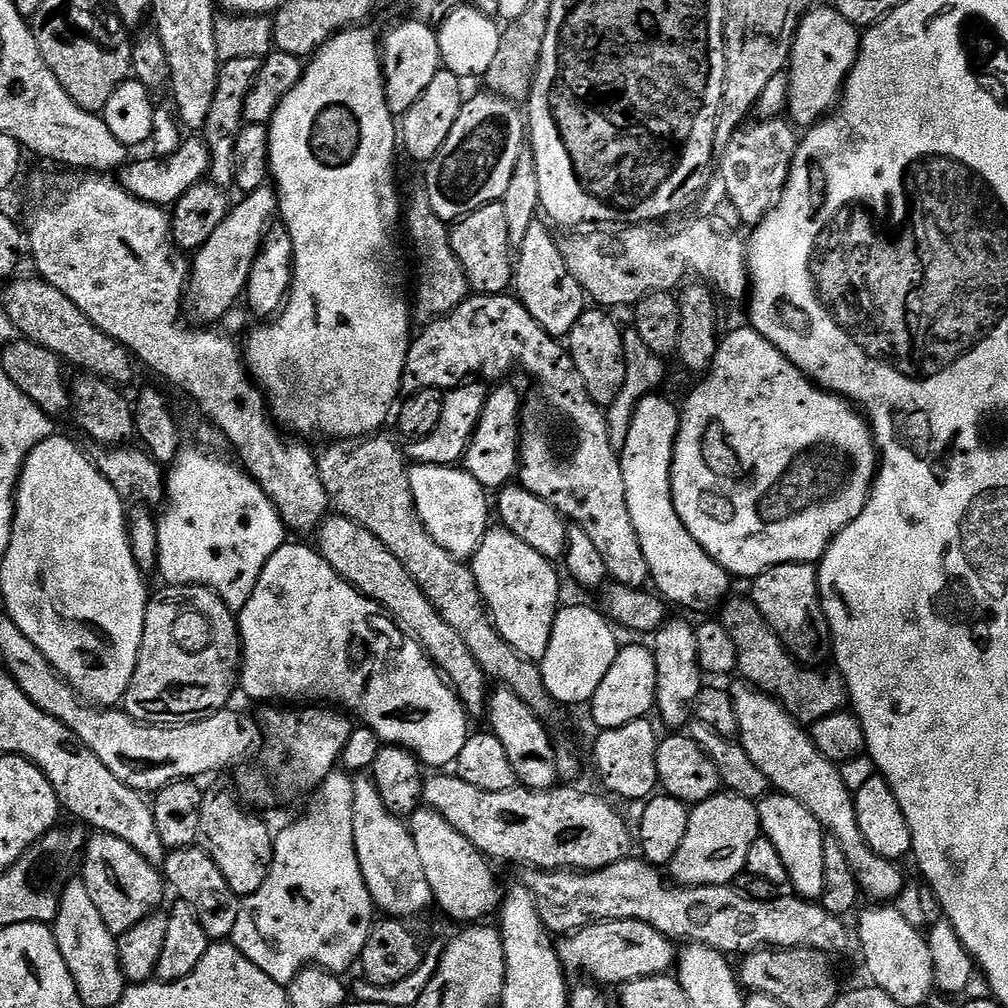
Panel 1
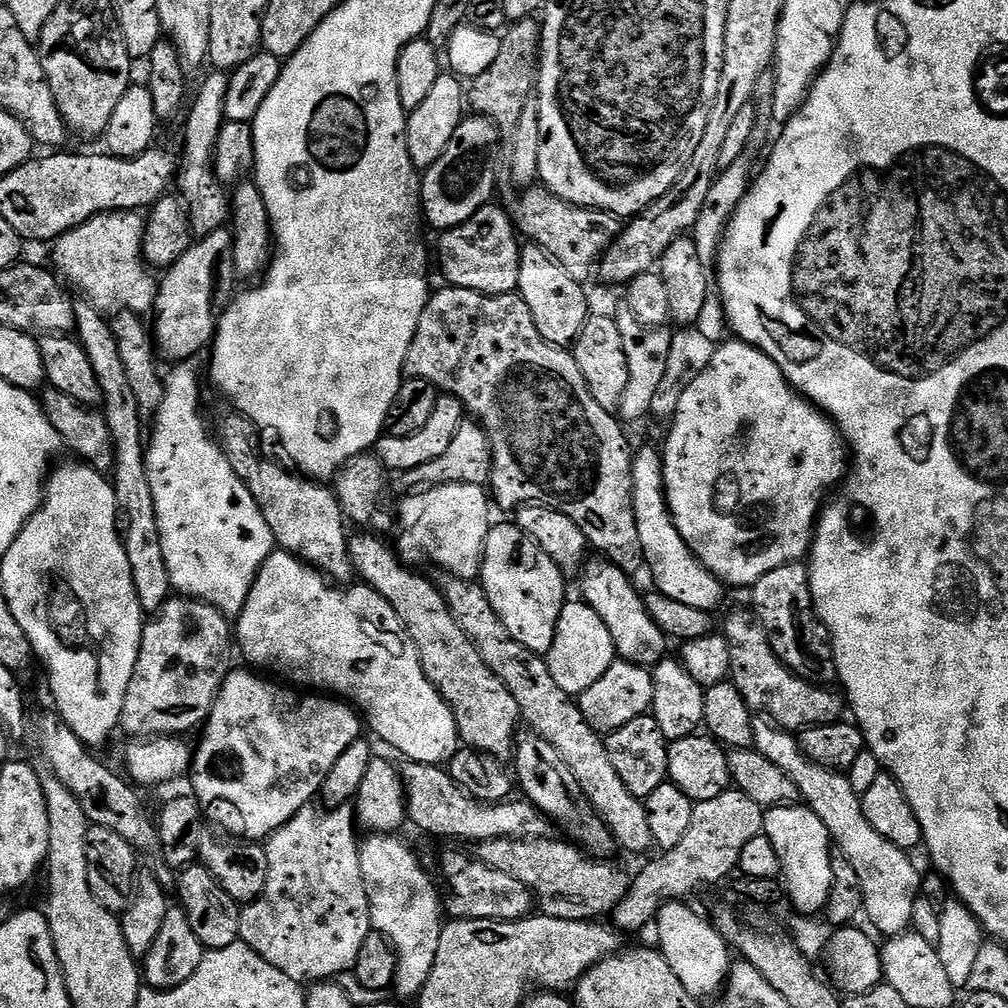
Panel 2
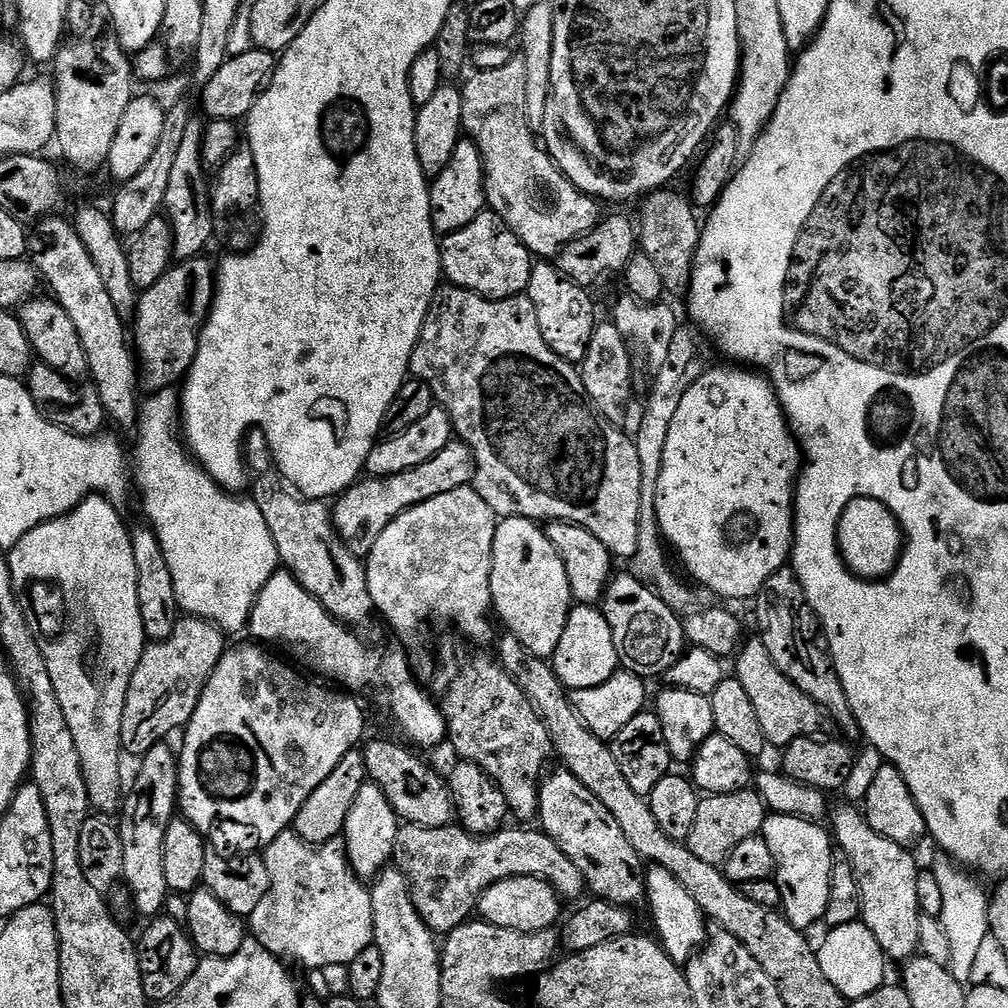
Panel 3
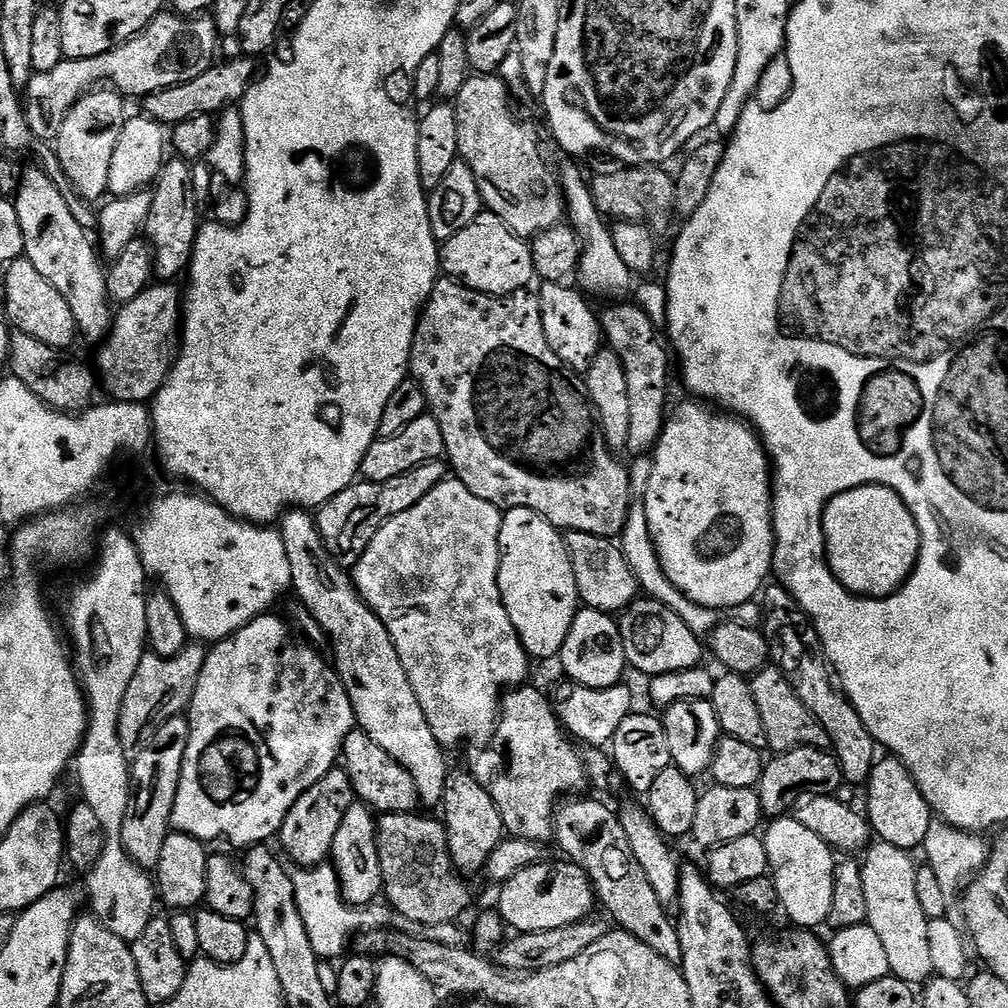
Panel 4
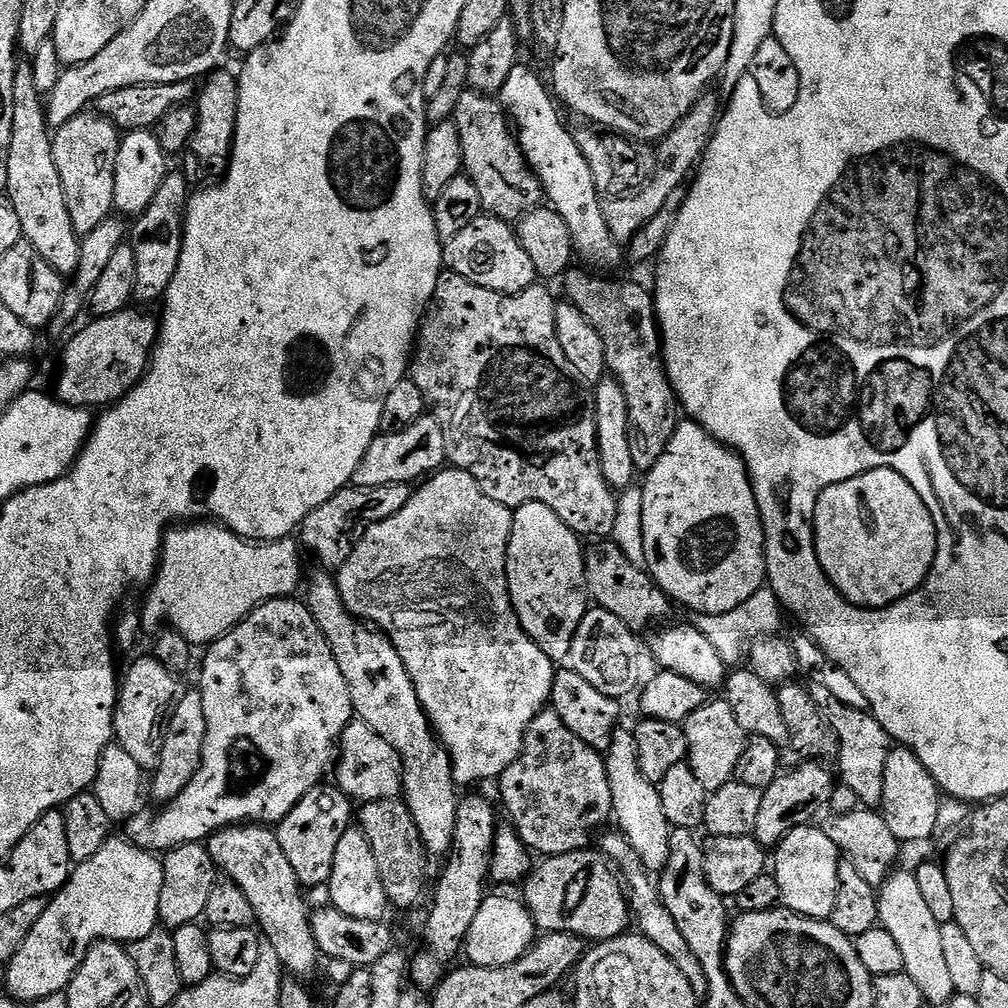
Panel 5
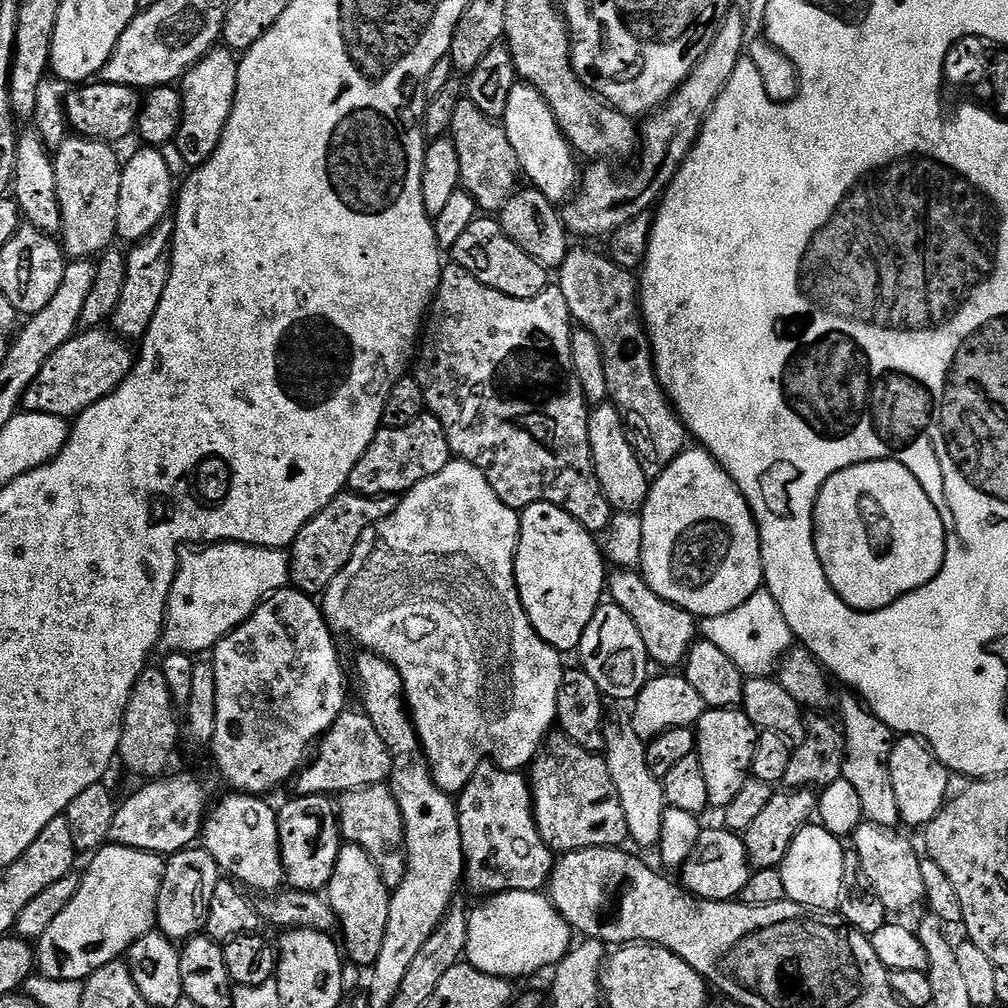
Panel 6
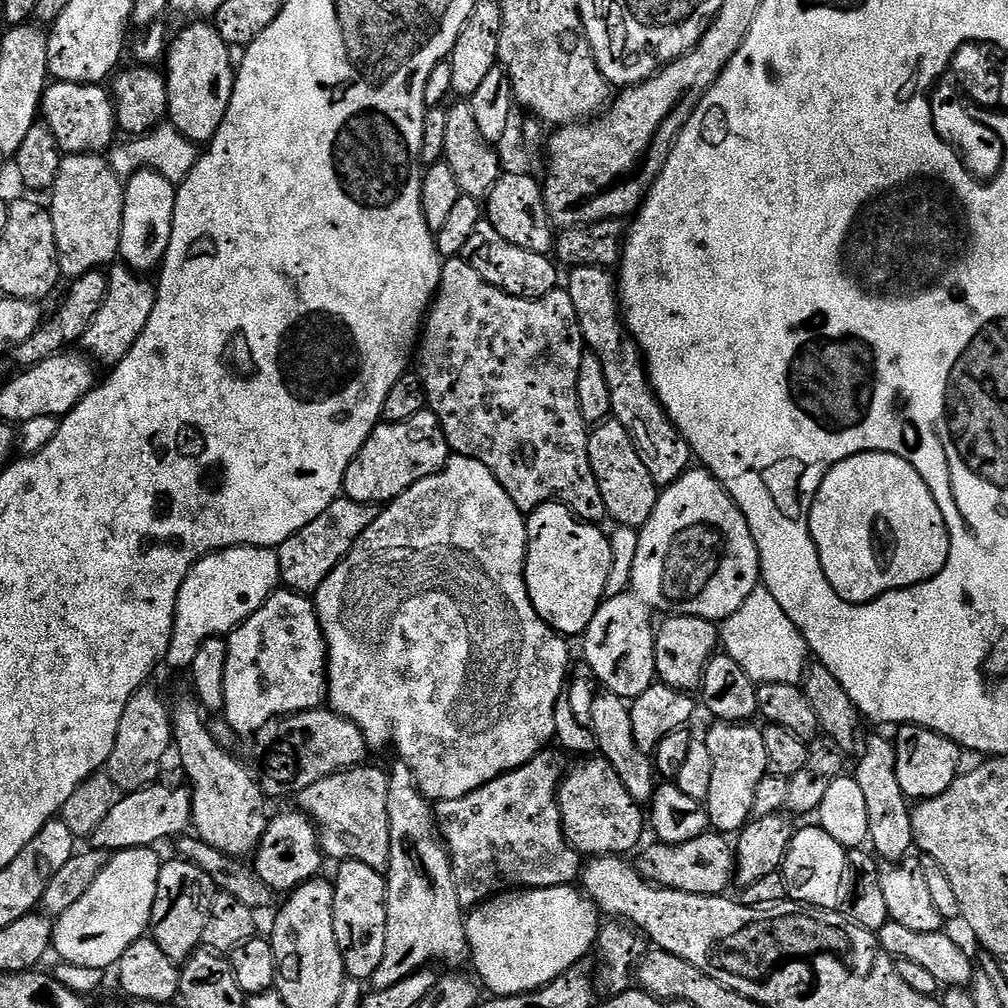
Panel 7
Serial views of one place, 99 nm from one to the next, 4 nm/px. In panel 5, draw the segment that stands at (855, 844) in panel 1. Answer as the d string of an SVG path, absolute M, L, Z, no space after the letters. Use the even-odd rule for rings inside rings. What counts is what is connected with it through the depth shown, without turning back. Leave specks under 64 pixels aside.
M893 871L892 875L884 881L878 890L880 898L880 922L879 927L884 928L898 944L902 952L903 971L914 978L914 982L922 989L925 1001L929 1005L940 1004L946 1006L953 996L954 978L950 974L950 965L946 962L946 950L942 946L942 930L926 906L922 893L918 890L918 882L915 881L915 871Z

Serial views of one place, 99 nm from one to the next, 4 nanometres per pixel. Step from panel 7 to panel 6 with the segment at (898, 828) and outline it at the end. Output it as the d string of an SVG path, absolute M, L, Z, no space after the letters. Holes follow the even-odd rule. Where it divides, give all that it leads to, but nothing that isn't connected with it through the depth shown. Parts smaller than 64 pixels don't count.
M848 694L848 697L840 704L839 727L844 734L844 774L843 779L854 786L858 799L862 801L862 814L864 820L869 824L877 824L882 828L895 829L900 824L900 811L898 810L898 797L894 795L894 782L890 782L890 754L894 743L894 733L886 726L873 712L855 695Z

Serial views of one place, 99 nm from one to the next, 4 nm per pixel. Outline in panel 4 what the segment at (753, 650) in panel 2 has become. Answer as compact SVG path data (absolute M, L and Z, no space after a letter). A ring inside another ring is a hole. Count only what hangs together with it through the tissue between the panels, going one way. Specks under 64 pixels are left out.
M767 666L751 677L752 693L758 702L758 712L764 719L766 744L779 754L789 748L823 748L829 747L828 732L822 726L820 718L812 713L798 698L794 686L788 681L787 675L773 666Z

